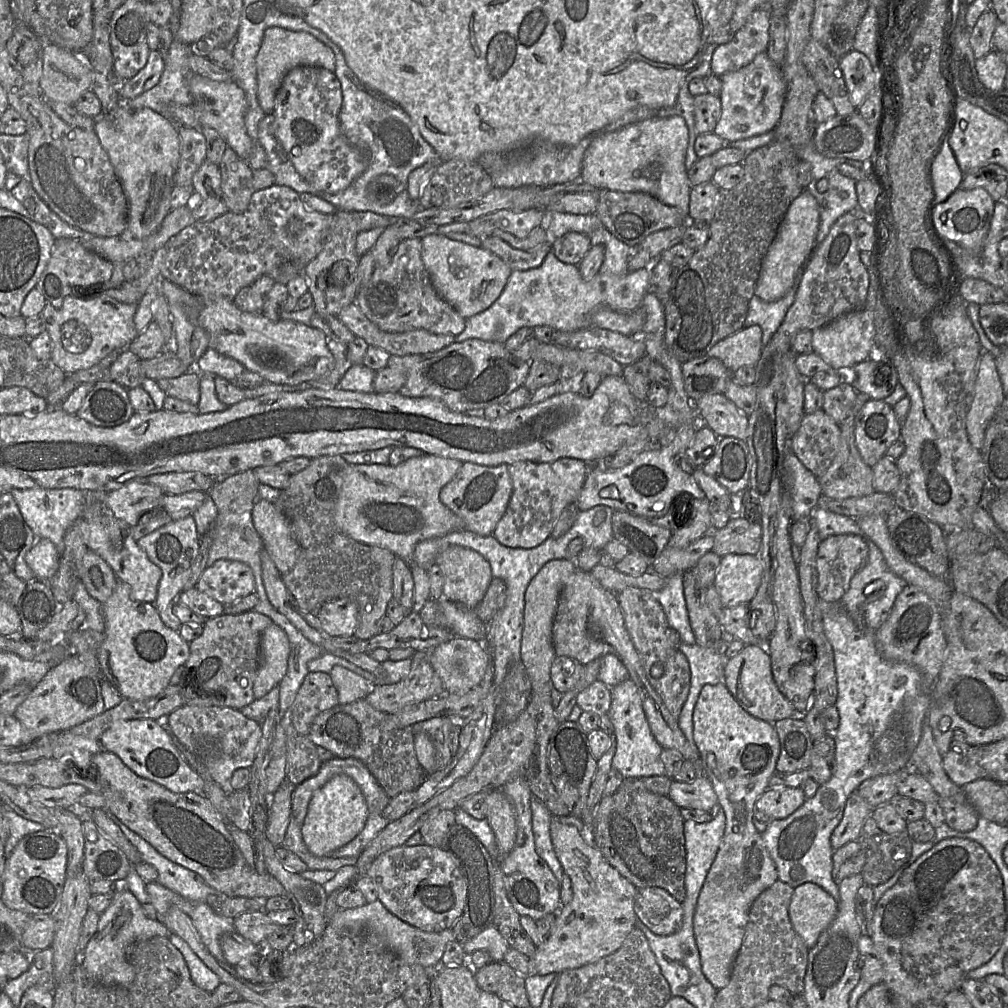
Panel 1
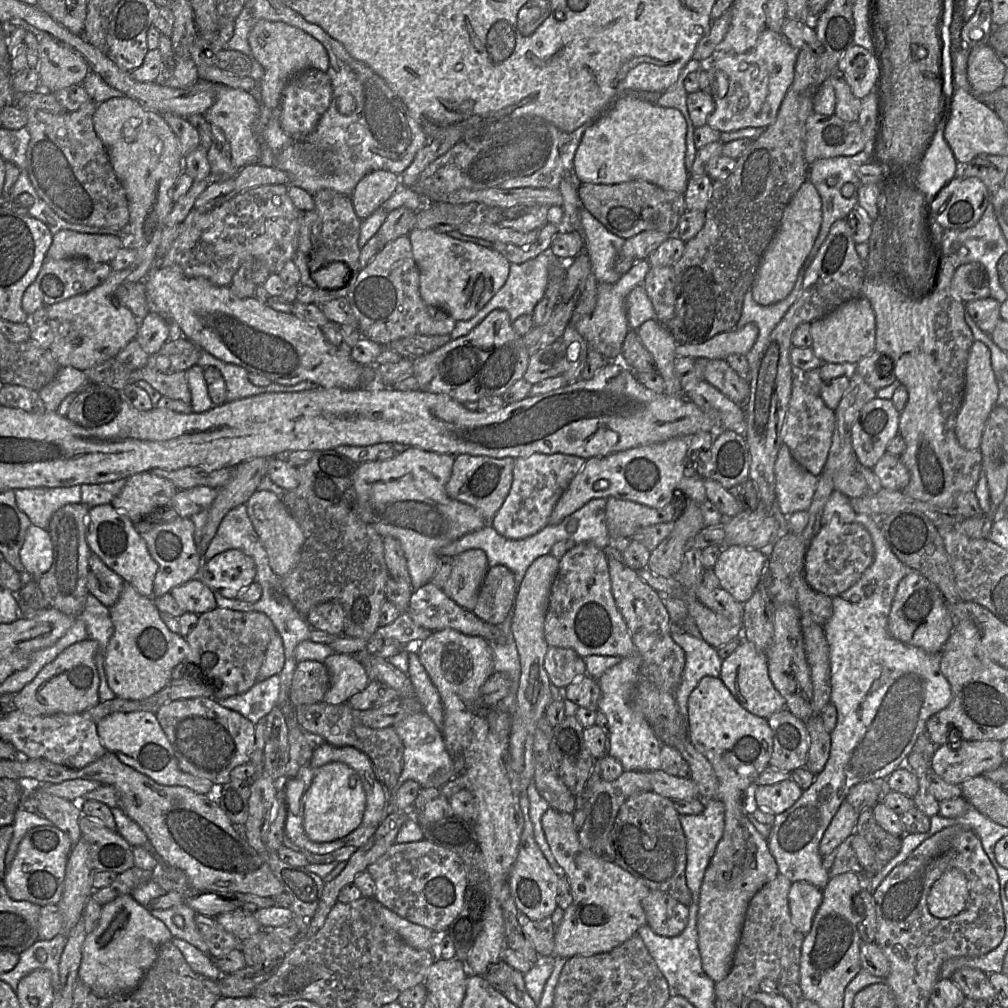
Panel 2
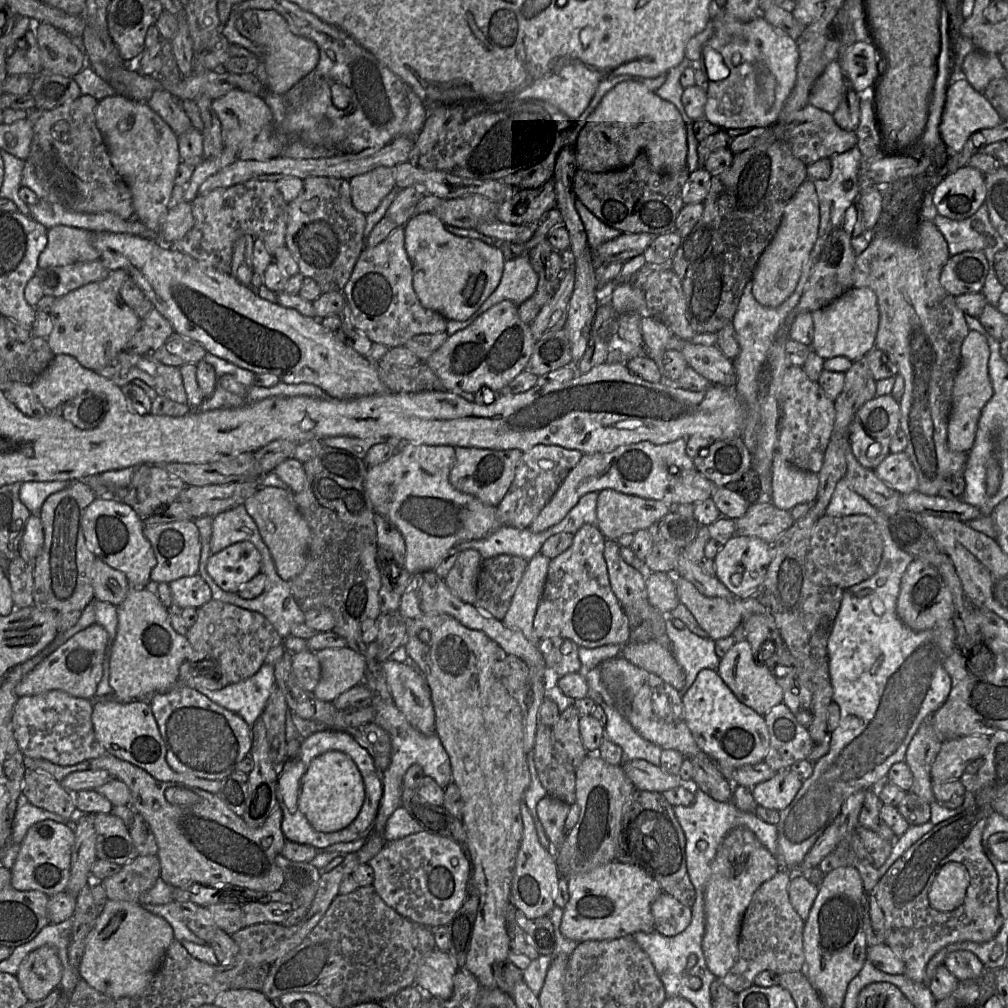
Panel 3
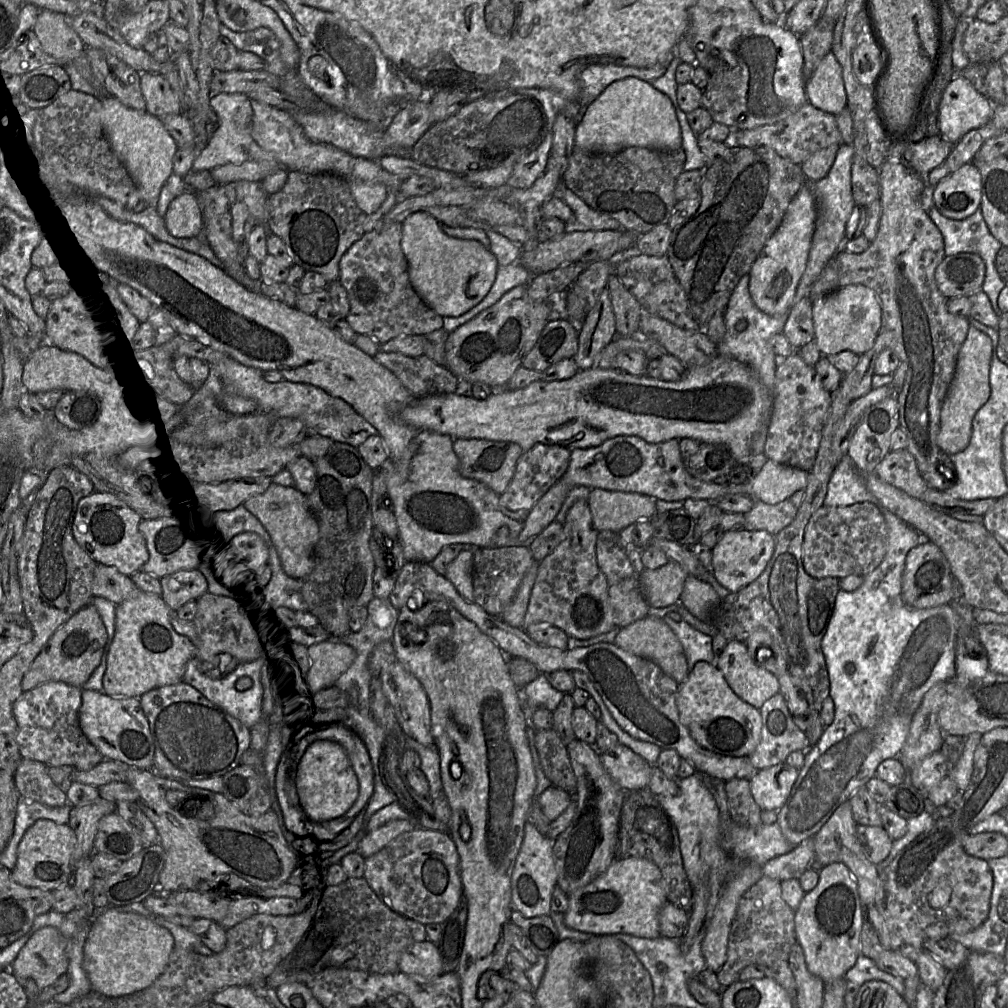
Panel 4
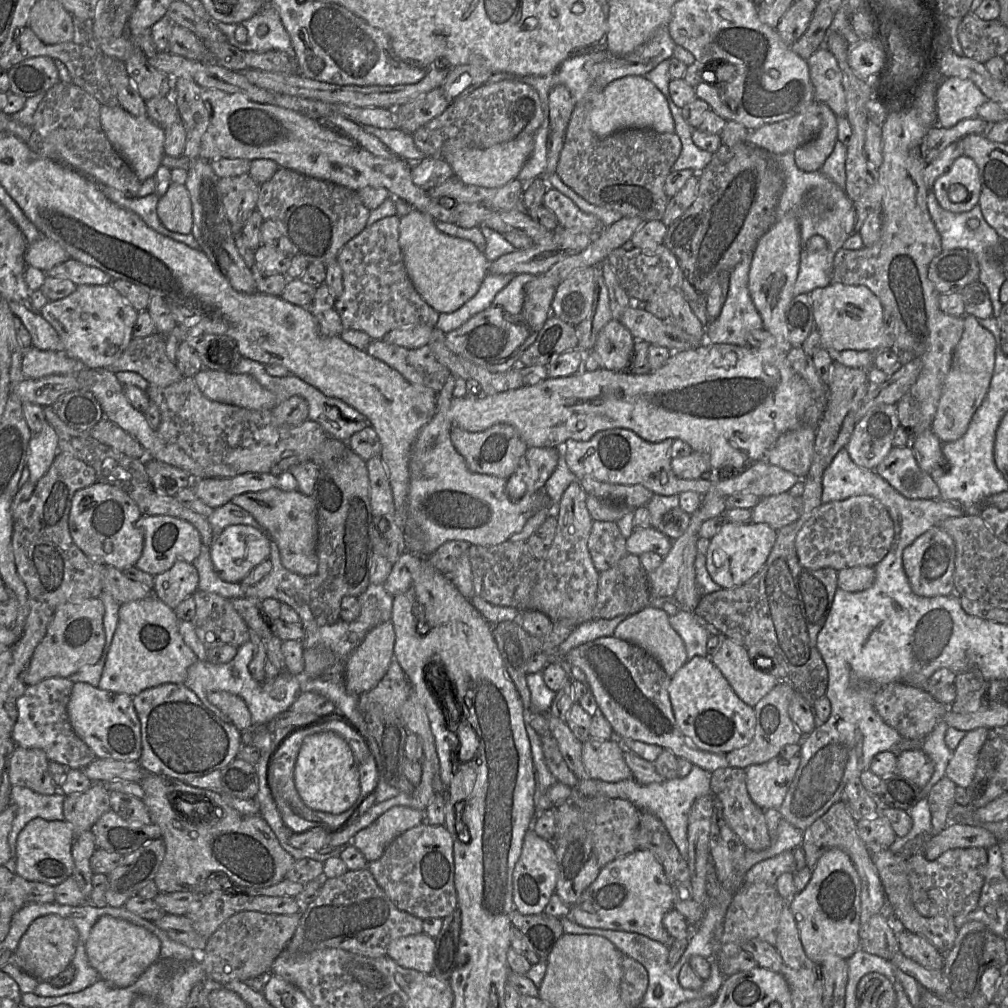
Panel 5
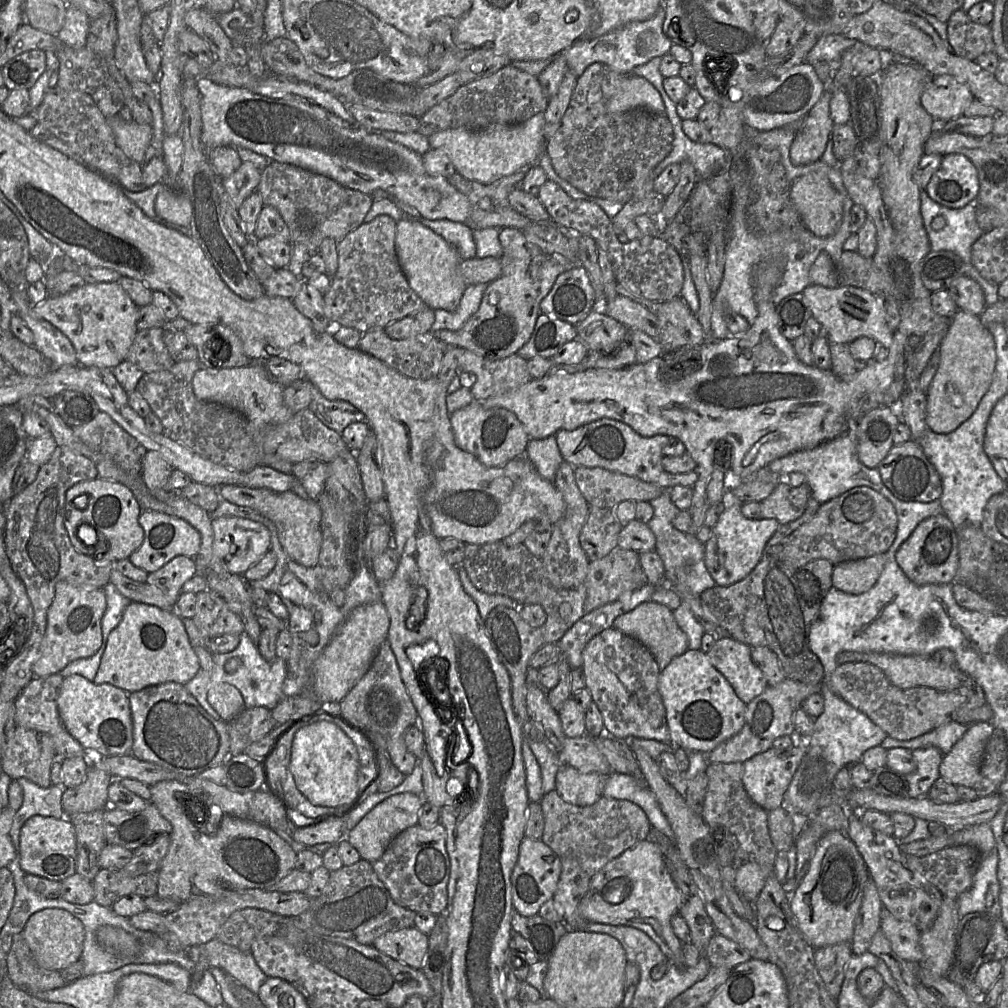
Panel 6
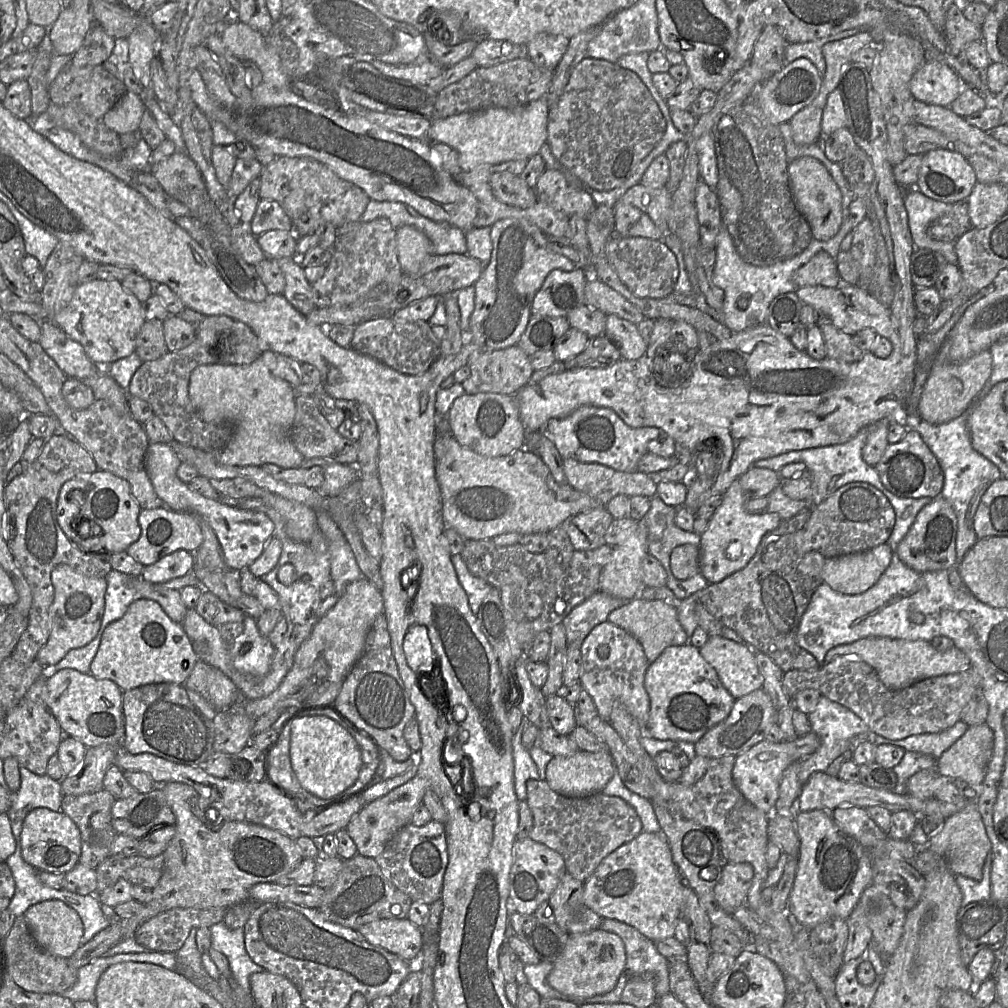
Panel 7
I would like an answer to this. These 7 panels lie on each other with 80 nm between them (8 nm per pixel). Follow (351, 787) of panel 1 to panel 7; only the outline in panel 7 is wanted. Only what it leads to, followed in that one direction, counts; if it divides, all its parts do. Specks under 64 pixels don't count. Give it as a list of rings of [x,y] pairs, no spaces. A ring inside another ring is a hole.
[[[304,715],[290,724],[289,758],[301,787],[309,793],[331,799],[357,780],[362,759],[360,748],[350,732],[336,720],[323,715]]]

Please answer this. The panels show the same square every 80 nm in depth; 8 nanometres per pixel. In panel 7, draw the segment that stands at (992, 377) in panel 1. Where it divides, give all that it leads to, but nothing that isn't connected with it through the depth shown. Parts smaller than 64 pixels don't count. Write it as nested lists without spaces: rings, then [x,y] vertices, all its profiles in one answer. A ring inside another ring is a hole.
[[[983,350],[962,363],[952,363],[941,357],[934,360],[921,392],[918,414],[934,425],[949,422],[963,414],[983,395],[983,390],[992,372],[990,350]]]

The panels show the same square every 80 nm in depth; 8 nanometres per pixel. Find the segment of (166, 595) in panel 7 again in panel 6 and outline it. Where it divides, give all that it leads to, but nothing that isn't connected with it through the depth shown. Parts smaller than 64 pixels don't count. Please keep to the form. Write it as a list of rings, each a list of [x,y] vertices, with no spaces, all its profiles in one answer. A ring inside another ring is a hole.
[[[114,568],[111,571],[109,582],[132,602],[141,602],[163,610],[175,611],[176,603],[171,603],[159,588],[147,582],[132,580]]]

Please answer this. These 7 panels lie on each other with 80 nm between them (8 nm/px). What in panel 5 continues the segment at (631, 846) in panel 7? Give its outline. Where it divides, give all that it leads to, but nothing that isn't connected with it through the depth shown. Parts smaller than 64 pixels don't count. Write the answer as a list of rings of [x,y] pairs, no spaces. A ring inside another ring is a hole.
[[[636,849],[601,868],[595,881],[584,890],[577,902],[571,907],[569,917],[584,927],[635,932],[670,947],[674,939],[666,931],[663,918],[672,908],[673,893],[662,865],[650,851]]]

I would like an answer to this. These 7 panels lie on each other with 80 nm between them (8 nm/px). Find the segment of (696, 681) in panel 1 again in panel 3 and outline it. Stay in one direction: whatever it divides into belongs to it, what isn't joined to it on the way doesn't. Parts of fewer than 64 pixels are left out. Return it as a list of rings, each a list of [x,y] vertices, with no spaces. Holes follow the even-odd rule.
[[[670,619],[665,621],[665,628],[671,651],[685,674],[684,687],[679,690],[682,695],[693,684],[700,670],[717,671],[720,658],[715,653],[715,642],[711,638],[702,638],[687,627],[677,629]]]

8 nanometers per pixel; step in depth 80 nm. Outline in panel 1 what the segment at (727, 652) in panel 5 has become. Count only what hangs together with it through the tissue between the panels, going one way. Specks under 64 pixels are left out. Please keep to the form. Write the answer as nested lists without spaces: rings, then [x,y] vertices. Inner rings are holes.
[[[745,645],[739,654],[727,659],[723,668],[723,684],[737,703],[753,717],[773,723],[798,716],[773,679],[771,659],[764,645]]]

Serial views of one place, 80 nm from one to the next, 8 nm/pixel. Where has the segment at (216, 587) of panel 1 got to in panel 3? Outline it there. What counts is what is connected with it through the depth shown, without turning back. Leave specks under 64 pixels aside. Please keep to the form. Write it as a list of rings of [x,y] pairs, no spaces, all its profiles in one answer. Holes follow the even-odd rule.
[[[241,541],[211,554],[206,571],[224,591],[238,593],[260,572],[261,555],[249,541]]]

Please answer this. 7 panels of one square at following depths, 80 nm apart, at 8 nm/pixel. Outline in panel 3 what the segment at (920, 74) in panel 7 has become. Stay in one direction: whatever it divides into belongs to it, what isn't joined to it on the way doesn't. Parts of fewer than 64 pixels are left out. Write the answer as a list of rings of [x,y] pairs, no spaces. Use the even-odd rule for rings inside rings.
[[[956,77],[954,79],[955,81],[947,91],[940,132],[949,151],[958,153],[973,134],[998,126],[1002,123],[1002,119],[984,93],[976,91],[965,77]]]

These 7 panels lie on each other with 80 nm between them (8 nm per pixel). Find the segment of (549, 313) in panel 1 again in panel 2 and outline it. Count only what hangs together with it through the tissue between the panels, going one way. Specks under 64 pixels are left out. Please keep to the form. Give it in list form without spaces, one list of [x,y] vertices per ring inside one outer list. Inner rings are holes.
[[[550,251],[543,252],[537,257],[521,264],[511,263],[505,284],[475,316],[467,321],[456,321],[455,327],[449,335],[451,339],[457,339],[469,334],[473,328],[480,324],[495,309],[505,310],[512,322],[521,315],[532,315],[537,303],[545,293],[548,283],[549,266],[551,264],[552,253]],[[637,260],[630,270],[620,276],[614,283],[598,283],[596,305],[594,310],[576,321],[572,322],[573,313],[569,323],[572,323],[578,333],[588,342],[588,346],[608,361],[619,359],[622,342],[630,330],[626,312],[626,297],[637,286],[643,285],[650,265],[647,260]]]

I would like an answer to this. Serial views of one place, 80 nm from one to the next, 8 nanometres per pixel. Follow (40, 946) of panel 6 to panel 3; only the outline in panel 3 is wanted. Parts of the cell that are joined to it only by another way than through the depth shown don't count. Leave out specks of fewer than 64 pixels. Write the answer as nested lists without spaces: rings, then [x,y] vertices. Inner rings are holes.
[[[42,946],[27,955],[15,977],[27,1000],[38,1001],[59,987],[61,976],[62,964],[57,952]]]

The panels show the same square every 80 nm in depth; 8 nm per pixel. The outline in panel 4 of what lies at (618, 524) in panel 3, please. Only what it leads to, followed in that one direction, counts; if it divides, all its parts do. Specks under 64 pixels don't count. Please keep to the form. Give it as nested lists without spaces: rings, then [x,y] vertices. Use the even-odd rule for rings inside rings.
[[[592,488],[587,502],[595,529],[619,534],[640,520],[651,520],[656,515],[656,499],[635,492]]]

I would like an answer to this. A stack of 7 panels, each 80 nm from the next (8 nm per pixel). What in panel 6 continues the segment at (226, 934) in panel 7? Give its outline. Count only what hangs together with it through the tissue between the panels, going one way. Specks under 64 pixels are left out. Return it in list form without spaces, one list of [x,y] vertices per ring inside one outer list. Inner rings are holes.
[[[216,937],[205,944],[205,951],[210,966],[221,968],[254,994],[258,993],[260,986],[267,979],[251,952],[243,952]]]

